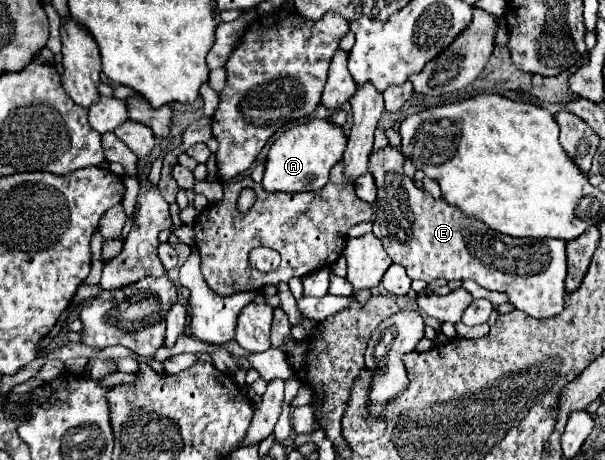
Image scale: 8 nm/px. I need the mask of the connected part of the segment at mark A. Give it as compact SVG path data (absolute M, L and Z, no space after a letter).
M311 119L303 125L297 125L285 131L269 149L265 161L263 189L267 193L299 193L299 191L319 191L329 181L329 169L341 161L341 153L345 151L347 137L341 127L325 119Z

